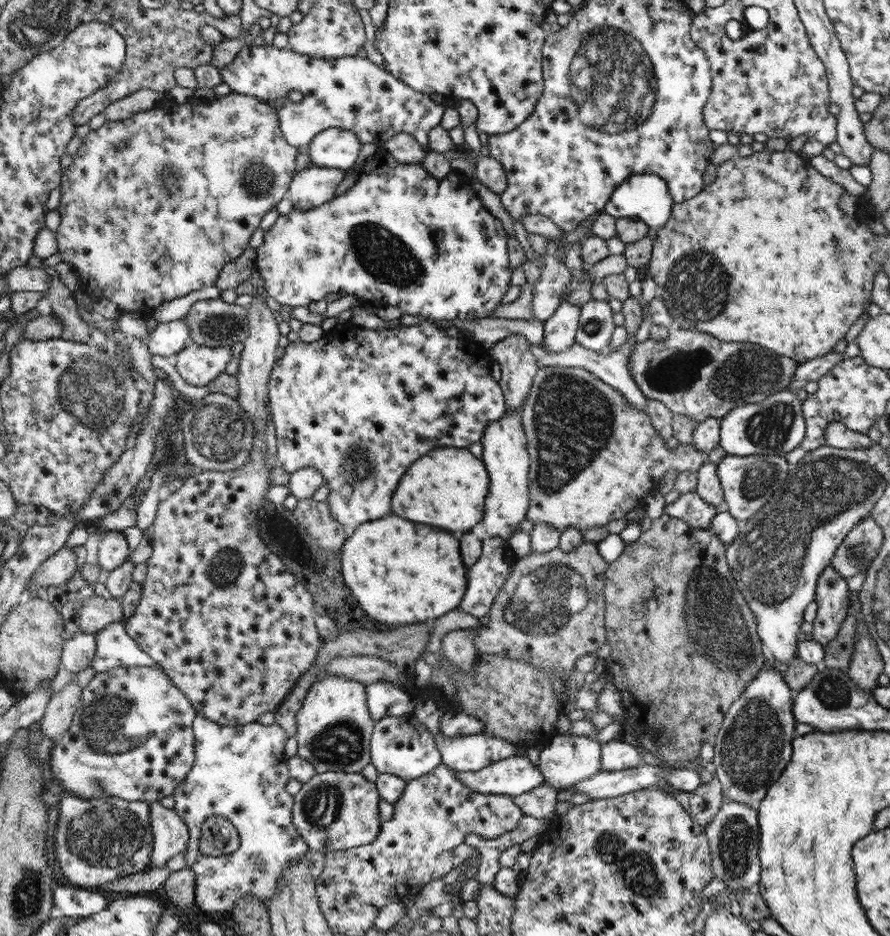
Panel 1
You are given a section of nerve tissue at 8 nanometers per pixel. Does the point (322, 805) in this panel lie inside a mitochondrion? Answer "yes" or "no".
yes

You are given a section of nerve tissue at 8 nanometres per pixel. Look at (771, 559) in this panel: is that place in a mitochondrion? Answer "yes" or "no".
yes

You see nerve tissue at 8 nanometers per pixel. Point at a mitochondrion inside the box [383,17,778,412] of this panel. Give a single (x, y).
(607, 79)

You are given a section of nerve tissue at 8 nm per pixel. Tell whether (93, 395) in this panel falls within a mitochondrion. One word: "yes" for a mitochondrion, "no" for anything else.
yes

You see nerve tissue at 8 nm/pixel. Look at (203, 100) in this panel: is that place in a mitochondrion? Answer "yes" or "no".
no

